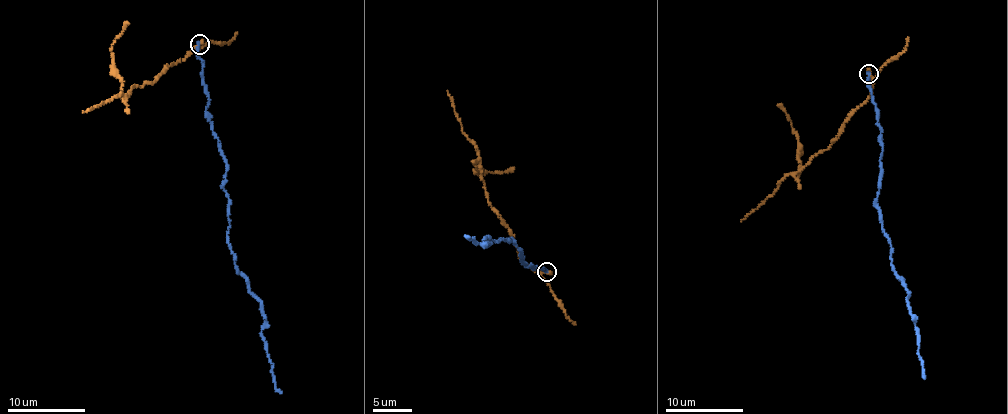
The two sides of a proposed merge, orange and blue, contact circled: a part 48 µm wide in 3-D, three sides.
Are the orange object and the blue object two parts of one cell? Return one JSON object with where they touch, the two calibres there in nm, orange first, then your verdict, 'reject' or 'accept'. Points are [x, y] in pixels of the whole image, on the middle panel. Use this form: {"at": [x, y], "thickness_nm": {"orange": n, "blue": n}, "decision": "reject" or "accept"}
{"at": [547, 271], "thickness_nm": {"orange": 300, "blue": 240}, "decision": "reject"}

